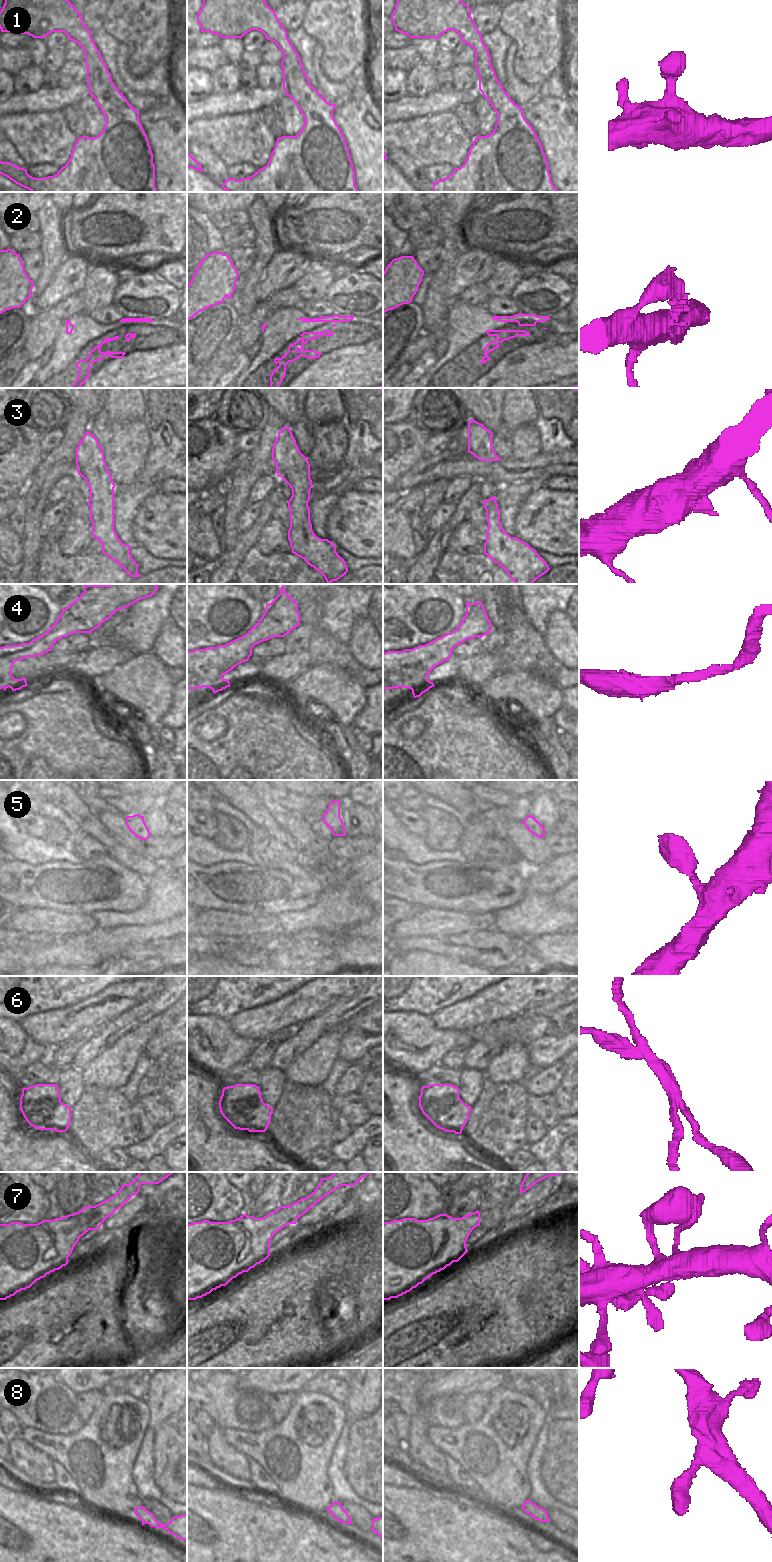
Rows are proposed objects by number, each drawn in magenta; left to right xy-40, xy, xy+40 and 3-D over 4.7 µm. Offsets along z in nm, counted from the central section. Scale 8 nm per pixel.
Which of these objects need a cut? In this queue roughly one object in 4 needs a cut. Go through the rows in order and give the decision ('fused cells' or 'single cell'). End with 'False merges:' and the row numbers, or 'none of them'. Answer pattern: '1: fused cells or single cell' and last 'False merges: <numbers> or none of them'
1: single cell
2: single cell
3: single cell
4: single cell
5: single cell
6: fused cells
7: single cell
8: single cell
False merges: 6

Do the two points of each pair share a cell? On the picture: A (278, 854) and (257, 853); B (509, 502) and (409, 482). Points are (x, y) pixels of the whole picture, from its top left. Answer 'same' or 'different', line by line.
A: different
B: different

